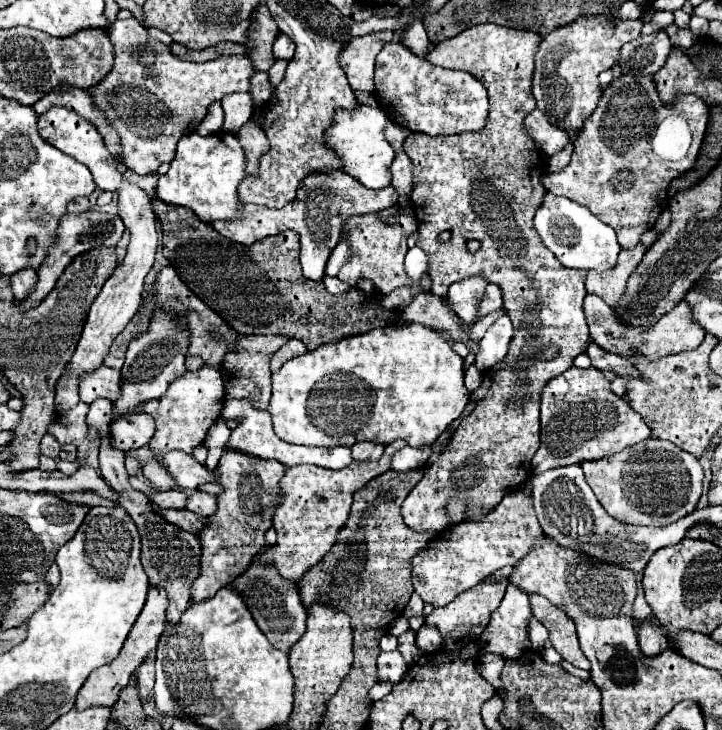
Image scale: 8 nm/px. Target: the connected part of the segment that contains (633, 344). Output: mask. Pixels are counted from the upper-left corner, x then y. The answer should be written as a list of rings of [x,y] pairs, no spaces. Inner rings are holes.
[[[588,295],[584,299],[584,313],[586,313],[590,337],[598,347],[606,349],[608,353],[620,355],[620,357],[632,357],[636,353],[640,353],[650,361],[656,361],[656,359],[666,357],[666,355],[674,355],[674,353],[696,349],[704,341],[704,333],[702,333],[702,329],[698,329],[698,325],[694,325],[694,321],[690,321],[690,311],[688,309],[690,307],[684,301],[680,301],[654,327],[636,329],[636,327],[628,327],[628,325],[618,323],[618,317],[614,315],[612,307],[608,307],[600,297]]]

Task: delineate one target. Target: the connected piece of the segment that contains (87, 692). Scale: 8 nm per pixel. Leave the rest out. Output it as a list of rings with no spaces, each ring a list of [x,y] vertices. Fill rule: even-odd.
[[[150,587],[148,591],[148,599],[146,599],[146,605],[142,609],[142,613],[138,615],[130,635],[126,637],[126,643],[120,651],[120,655],[112,661],[112,663],[106,663],[104,667],[98,667],[96,671],[90,673],[90,677],[86,679],[86,683],[82,685],[82,689],[78,691],[78,697],[76,697],[76,707],[78,709],[86,709],[86,707],[100,707],[100,705],[106,705],[106,707],[112,707],[118,697],[120,697],[120,691],[128,685],[130,677],[136,673],[138,665],[144,661],[144,657],[156,649],[156,643],[166,627],[166,609],[168,609],[168,595],[162,587]]]

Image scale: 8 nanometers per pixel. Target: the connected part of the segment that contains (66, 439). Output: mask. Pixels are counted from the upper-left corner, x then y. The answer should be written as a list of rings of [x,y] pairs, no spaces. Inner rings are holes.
[[[78,403],[74,409],[70,409],[70,413],[58,415],[58,417],[52,421],[48,433],[54,435],[60,445],[64,445],[64,443],[72,443],[72,445],[76,445],[76,447],[82,445],[82,443],[86,441],[86,431],[88,431],[86,413],[88,413],[88,407],[82,405],[82,403]],[[62,419],[66,419],[68,425],[60,425]]]

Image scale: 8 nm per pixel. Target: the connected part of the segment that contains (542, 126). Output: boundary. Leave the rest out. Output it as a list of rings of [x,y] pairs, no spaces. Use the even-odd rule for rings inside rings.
[[[534,109],[524,119],[524,129],[534,139],[534,145],[548,157],[562,151],[570,143],[570,135],[564,129],[554,129],[540,109]]]

